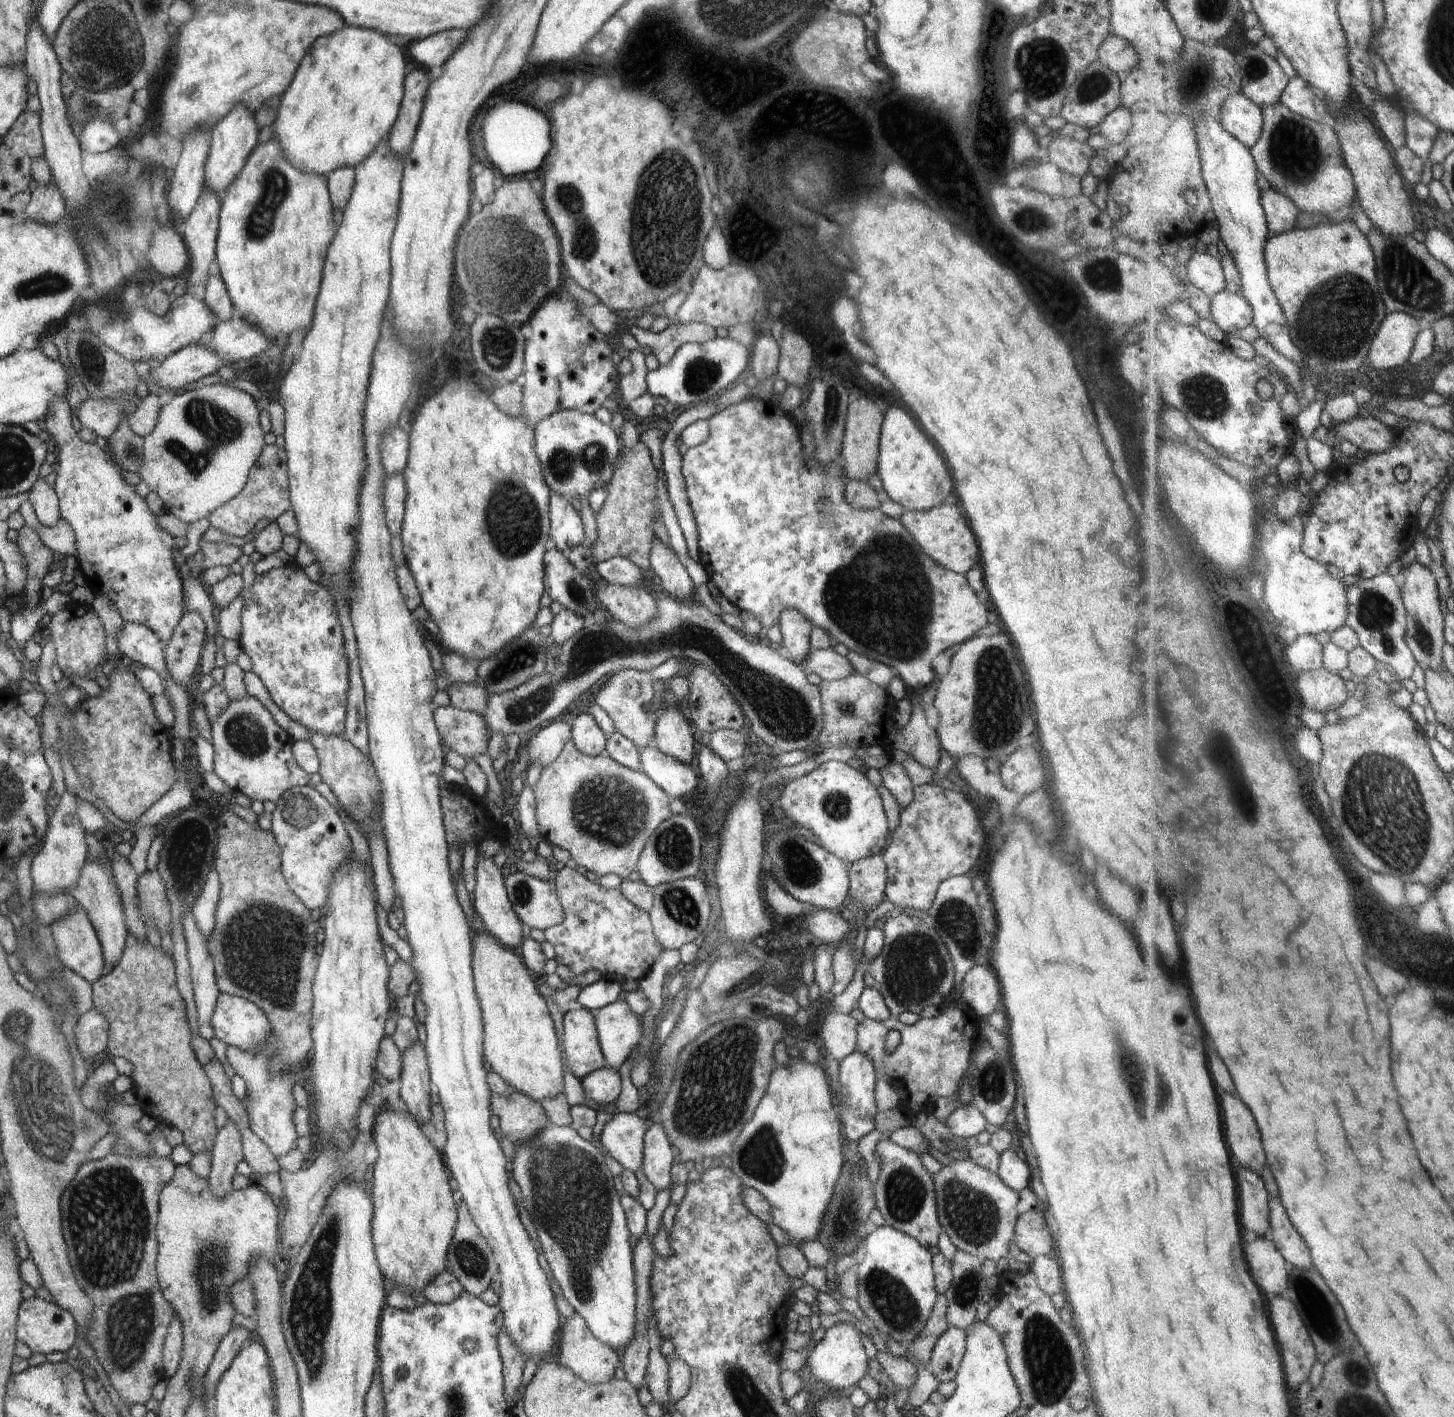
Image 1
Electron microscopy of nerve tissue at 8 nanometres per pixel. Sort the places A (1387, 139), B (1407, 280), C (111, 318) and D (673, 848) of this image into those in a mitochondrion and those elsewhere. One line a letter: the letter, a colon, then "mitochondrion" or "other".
A: other
B: mitochondrion
C: mitochondrion
D: mitochondrion

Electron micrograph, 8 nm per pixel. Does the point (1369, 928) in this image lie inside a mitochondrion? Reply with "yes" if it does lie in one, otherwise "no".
no

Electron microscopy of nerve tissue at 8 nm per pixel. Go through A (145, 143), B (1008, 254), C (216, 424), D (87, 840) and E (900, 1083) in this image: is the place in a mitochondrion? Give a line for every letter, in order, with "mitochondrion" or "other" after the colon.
A: other
B: other
C: mitochondrion
D: other
E: other

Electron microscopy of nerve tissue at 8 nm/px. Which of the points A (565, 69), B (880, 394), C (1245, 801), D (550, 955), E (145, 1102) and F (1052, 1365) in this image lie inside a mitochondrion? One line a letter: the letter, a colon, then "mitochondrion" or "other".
A: other
B: other
C: other
D: other
E: other
F: mitochondrion

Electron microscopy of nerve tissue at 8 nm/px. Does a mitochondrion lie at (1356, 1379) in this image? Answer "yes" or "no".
yes

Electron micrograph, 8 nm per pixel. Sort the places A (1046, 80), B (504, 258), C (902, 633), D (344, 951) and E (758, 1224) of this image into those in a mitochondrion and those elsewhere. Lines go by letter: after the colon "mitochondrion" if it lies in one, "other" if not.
A: mitochondrion
B: mitochondrion
C: mitochondrion
D: other
E: other

